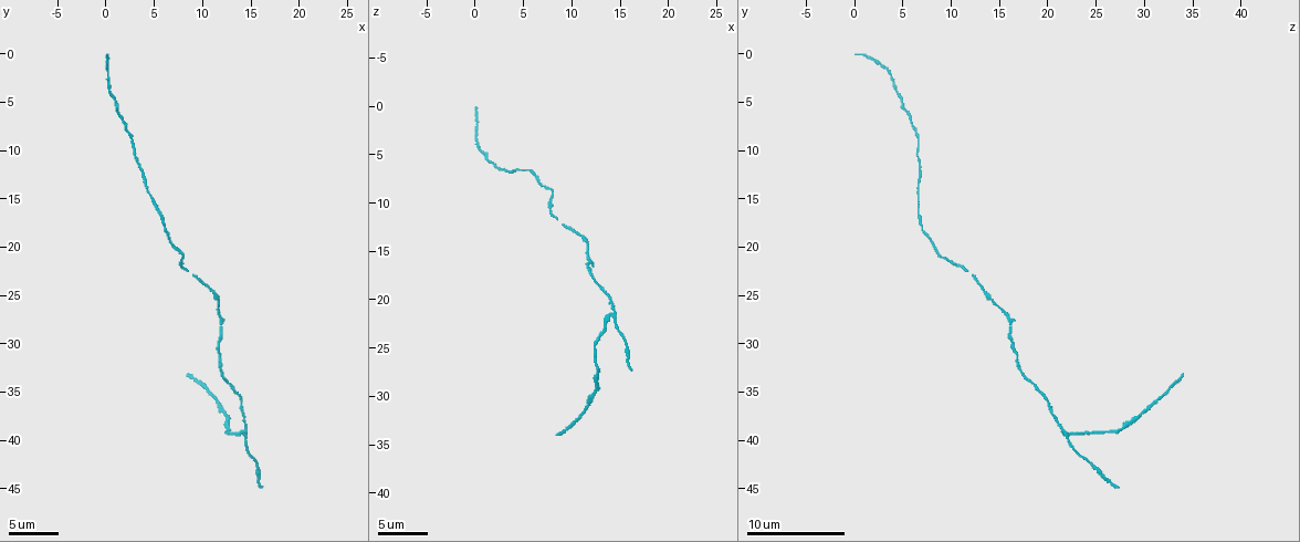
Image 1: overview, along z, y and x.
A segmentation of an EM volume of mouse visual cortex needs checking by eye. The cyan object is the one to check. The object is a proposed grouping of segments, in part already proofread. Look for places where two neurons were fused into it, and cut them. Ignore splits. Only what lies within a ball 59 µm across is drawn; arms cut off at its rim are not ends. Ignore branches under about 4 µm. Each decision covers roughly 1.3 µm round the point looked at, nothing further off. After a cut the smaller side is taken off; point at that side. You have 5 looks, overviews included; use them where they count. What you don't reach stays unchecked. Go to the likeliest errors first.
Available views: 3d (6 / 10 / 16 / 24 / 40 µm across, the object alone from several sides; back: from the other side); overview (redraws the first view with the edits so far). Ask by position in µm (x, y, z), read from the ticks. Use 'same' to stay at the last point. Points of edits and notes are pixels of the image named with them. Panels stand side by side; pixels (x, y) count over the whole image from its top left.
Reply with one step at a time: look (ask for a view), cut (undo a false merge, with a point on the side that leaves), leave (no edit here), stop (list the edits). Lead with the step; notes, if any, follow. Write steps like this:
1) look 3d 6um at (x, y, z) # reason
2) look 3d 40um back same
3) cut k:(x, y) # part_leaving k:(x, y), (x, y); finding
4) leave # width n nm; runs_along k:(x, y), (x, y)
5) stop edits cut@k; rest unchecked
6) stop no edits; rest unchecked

look 3d 10um at (14.0, 39.2, 21.8) # three-way junction

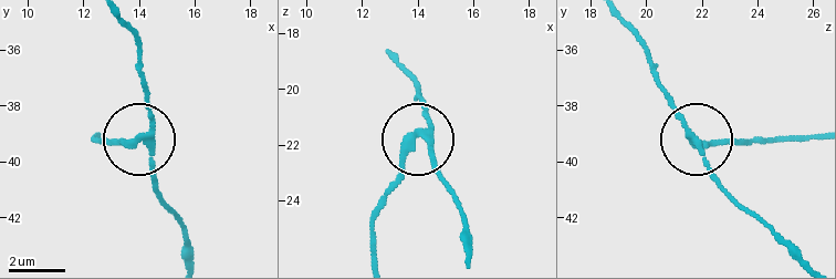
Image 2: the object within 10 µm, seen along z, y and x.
look 3d 10um back at (14.2, 39.2, 21.7)

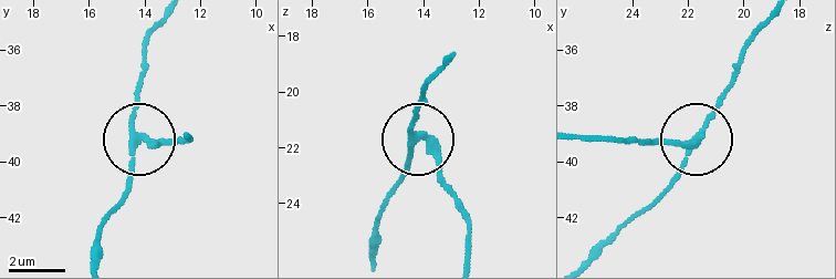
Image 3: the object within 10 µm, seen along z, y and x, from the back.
cut 3:(162, 140) # side_arm 9 um; arms 3; a second neuron is stuck on

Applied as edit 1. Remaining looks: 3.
look 3d 10um at (12.0, 28.2, 16.0) # a narrow waist

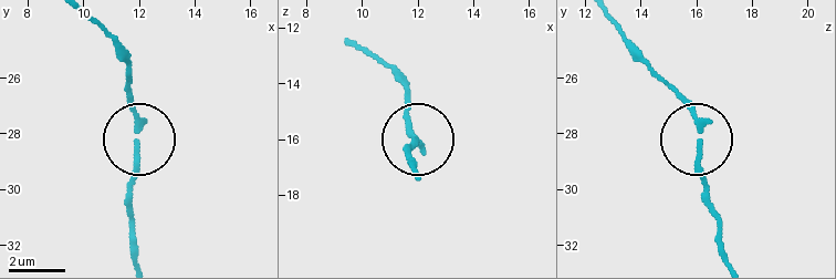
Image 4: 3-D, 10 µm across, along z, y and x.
look 3d 10um back at (11.9, 28.4, 16.1)

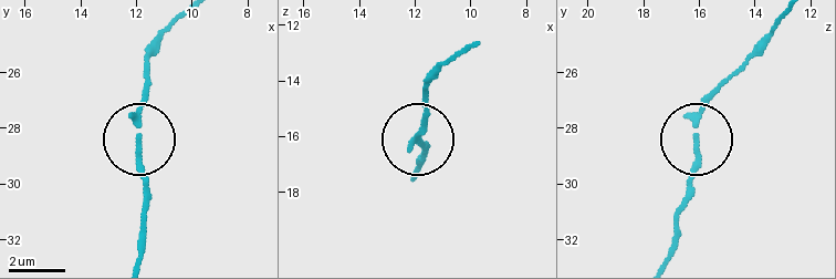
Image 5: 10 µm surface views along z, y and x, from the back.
leave # runs_along 5:(764, 39), (700, 114), (688, 205); one neuron here

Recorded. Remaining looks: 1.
stop edits cut@3; rest unchecked

